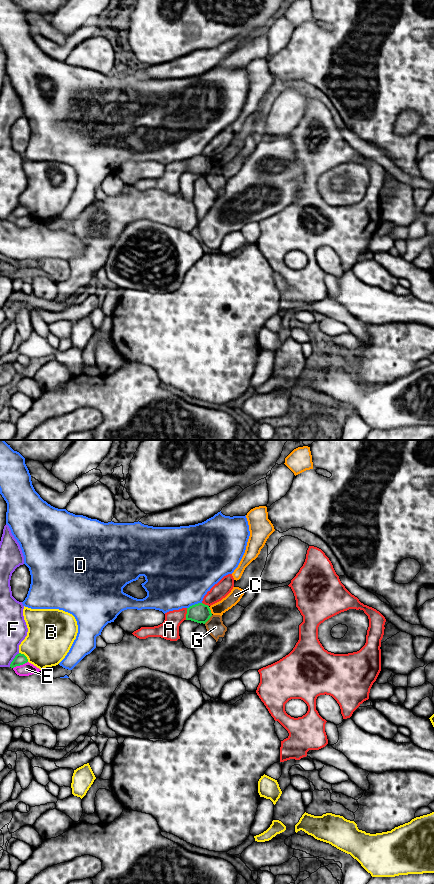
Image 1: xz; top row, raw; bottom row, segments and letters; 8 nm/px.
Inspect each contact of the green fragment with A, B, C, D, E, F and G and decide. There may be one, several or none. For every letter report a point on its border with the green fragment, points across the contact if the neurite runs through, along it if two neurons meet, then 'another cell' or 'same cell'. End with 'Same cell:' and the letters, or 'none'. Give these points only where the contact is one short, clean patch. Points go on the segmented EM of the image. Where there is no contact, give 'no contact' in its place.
A: xz (186, 614) | another cell
B: xz (25, 656) | another cell
C: xz (210, 610) | along xz (208, 607), (212, 613) | another cell
D: xz (195, 604) | another cell
E: xz (20, 664) | another cell
F: xz (13, 659) | another cell
G: xz (208, 619) | along xz (212, 615), (204, 623) | another cell
Same cell: none

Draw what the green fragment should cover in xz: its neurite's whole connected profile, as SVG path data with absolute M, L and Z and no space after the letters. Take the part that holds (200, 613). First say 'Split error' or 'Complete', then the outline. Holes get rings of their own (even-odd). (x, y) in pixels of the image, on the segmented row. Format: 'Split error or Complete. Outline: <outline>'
Complete. Outline: M198 603L187 608L186 620L205 624L212 616L208 605Z

